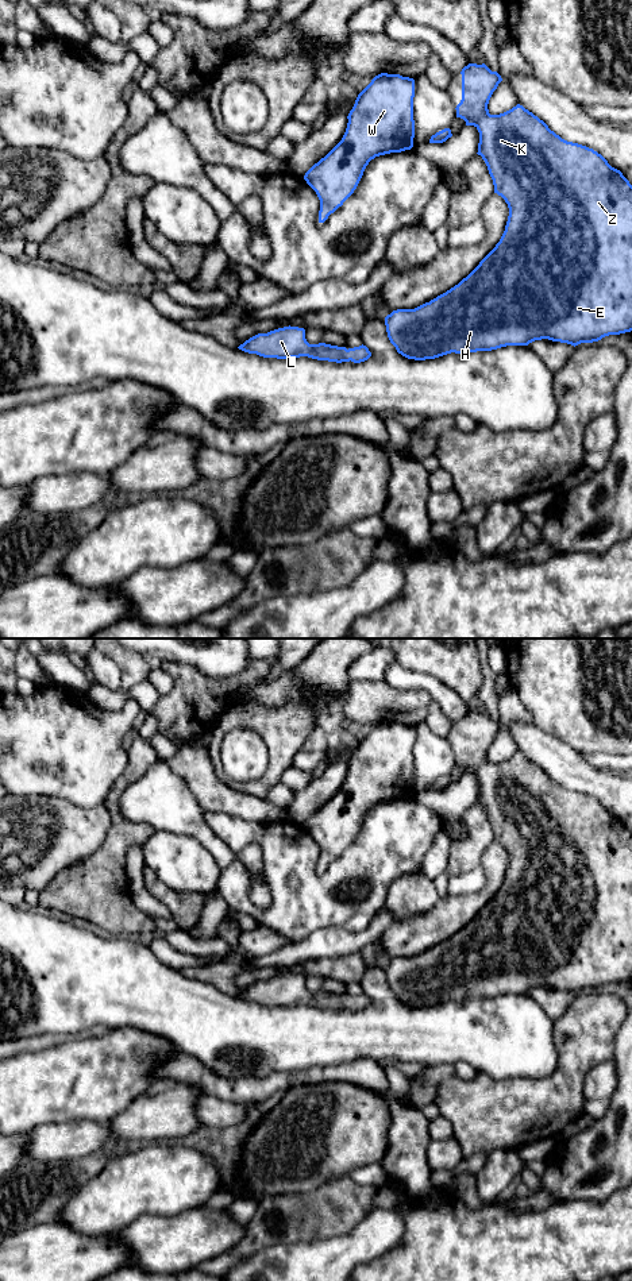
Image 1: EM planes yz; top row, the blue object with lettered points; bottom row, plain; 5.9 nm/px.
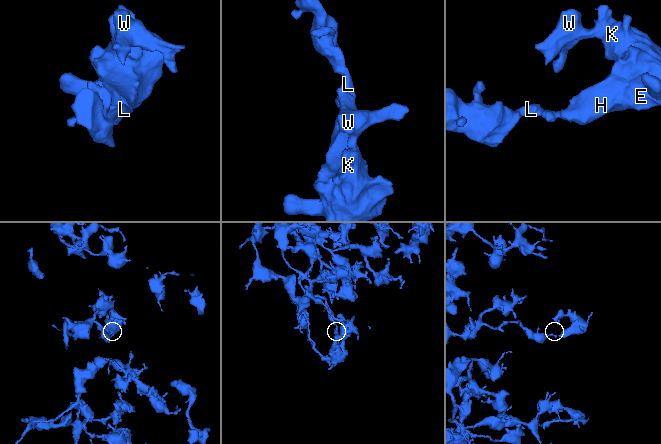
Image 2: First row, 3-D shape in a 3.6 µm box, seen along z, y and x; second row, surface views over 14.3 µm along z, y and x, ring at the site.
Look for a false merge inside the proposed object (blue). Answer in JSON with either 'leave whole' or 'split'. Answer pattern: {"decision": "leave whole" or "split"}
{"decision": "leave whole"}

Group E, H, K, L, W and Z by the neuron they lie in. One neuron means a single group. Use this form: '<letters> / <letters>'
E H K L W Z

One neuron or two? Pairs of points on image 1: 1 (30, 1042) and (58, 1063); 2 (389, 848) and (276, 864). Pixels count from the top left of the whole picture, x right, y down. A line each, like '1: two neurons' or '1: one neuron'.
1: two neurons
2: one neuron

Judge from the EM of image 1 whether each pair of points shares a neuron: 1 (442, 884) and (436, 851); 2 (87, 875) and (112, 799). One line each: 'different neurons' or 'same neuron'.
1: same neuron
2: same neuron

